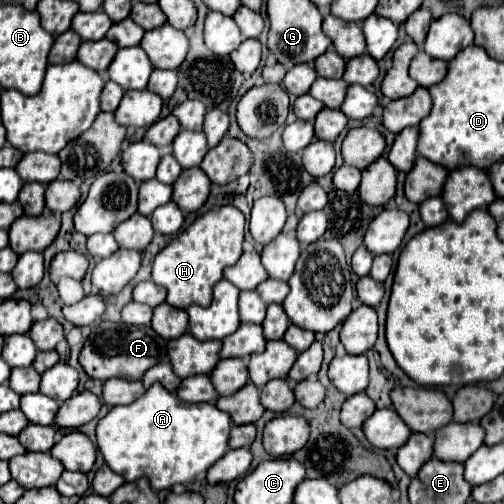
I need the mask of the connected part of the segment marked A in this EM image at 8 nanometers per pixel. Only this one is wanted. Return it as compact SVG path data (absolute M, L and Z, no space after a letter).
M154 383L132 405L112 407L96 427L98 447L108 467L126 481L136 481L142 475L150 479L154 491L170 489L176 483L190 483L202 471L208 471L226 451L232 419L212 403L188 405Z

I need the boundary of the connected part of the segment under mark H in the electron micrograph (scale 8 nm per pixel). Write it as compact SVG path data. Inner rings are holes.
M230 205L218 211L208 211L200 215L188 229L174 237L154 259L152 281L168 291L166 303L178 309L186 309L196 303L208 307L212 301L212 287L222 279L222 271L234 265L242 255L244 241L244 215Z

